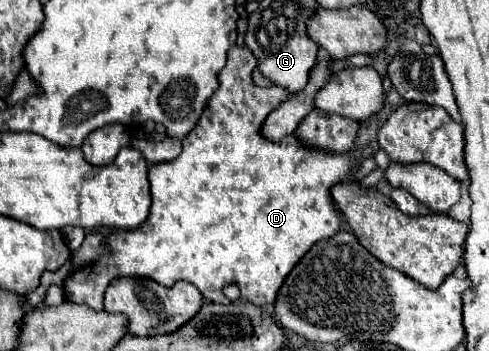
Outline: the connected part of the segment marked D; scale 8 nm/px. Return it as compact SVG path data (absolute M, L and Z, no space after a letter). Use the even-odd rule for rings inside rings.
M233 46L227 52L227 66L219 72L219 88L209 98L197 126L183 138L183 152L179 158L151 166L153 204L149 218L135 230L111 230L105 236L109 252L65 278L65 298L101 310L105 288L113 278L137 276L151 278L165 288L171 288L177 280L185 280L195 284L205 300L221 304L229 304L223 288L235 284L241 290L241 298L257 306L271 306L283 280L303 254L315 242L331 238L339 230L341 216L329 190L341 180L353 180L355 174L355 154L307 150L301 148L295 136L287 136L279 144L273 144L259 134L259 124L263 124L269 112L285 98L289 98L287 90L277 86L261 88L253 84L251 76L243 76L243 48Z

